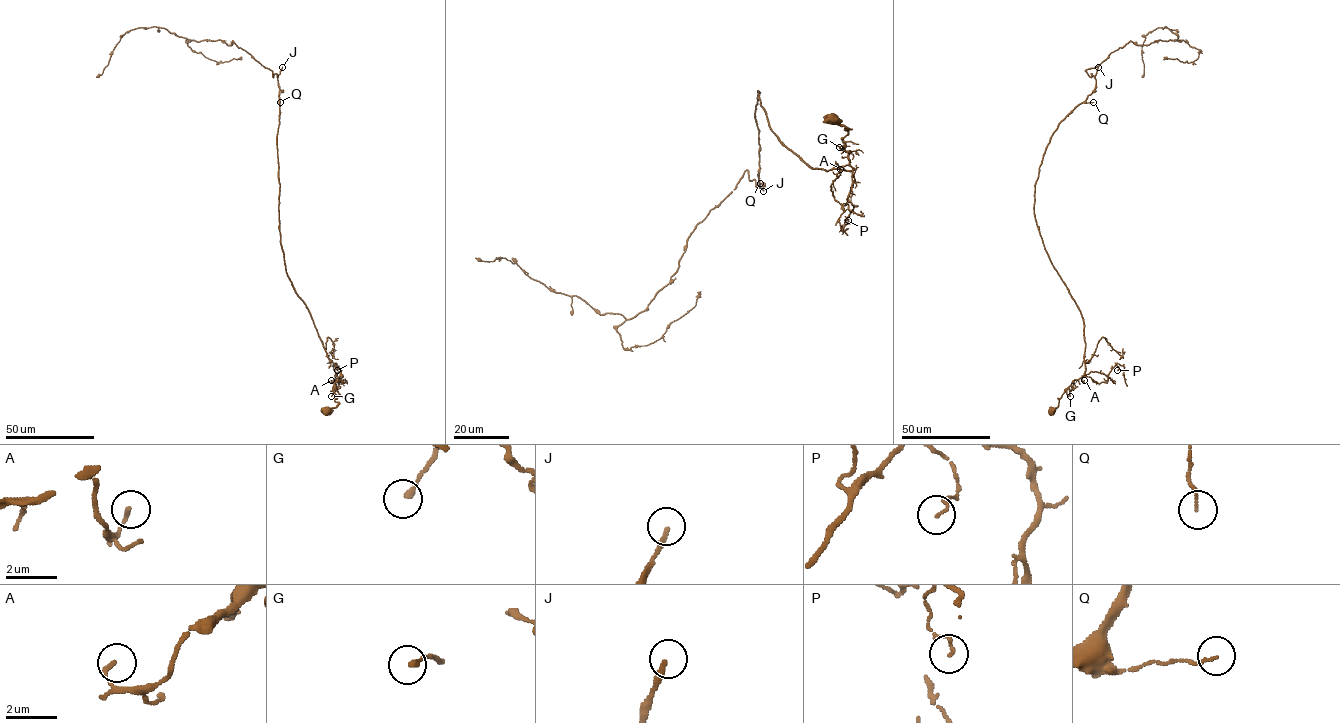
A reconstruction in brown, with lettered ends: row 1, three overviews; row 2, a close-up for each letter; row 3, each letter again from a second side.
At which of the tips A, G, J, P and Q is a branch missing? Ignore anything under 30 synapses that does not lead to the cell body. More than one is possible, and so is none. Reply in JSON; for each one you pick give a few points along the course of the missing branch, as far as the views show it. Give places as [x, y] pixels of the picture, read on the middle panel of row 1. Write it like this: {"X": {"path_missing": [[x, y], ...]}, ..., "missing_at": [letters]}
{"missing_at": ["J"]}

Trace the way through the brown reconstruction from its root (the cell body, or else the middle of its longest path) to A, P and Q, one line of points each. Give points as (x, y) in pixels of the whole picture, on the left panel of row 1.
A: (326, 411), (338, 404), (333, 391), (338, 378), (331, 380)
P: (326, 411), (338, 404), (333, 390), (338, 378), (340, 375), (339, 383), (342, 375), (336, 365), (337, 370)
Q: (326, 411), (338, 404), (333, 390), (340, 371), (288, 277), (280, 243), (280, 102)

